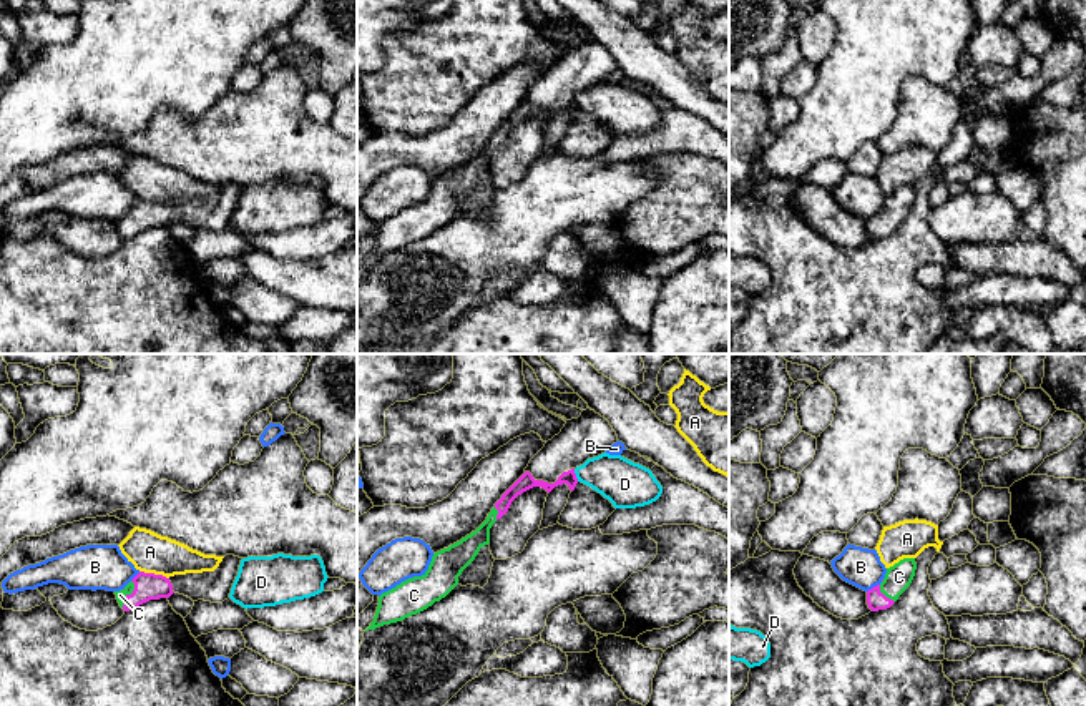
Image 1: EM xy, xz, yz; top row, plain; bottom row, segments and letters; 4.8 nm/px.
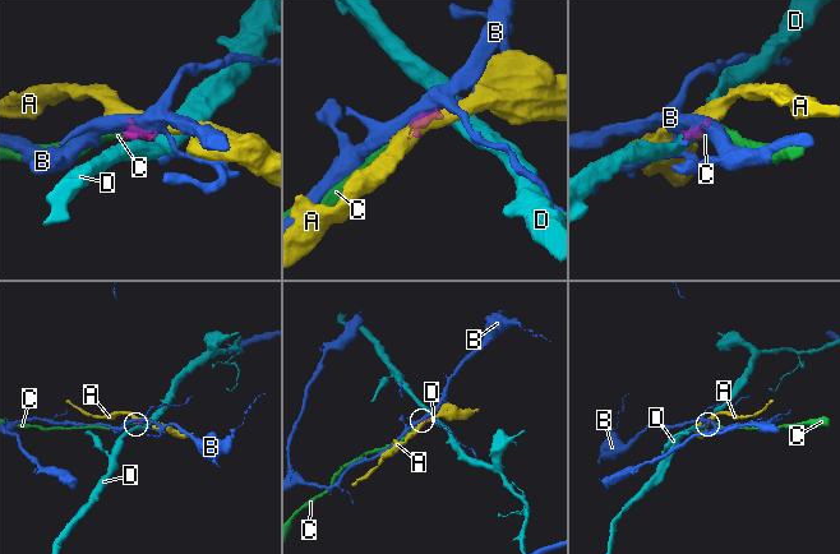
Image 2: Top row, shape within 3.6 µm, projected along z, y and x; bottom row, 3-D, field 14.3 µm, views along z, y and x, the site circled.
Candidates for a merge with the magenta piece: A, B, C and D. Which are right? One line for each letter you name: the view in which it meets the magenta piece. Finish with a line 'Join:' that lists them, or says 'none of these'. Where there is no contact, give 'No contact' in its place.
C: Touches magenta in xy
Join: C

